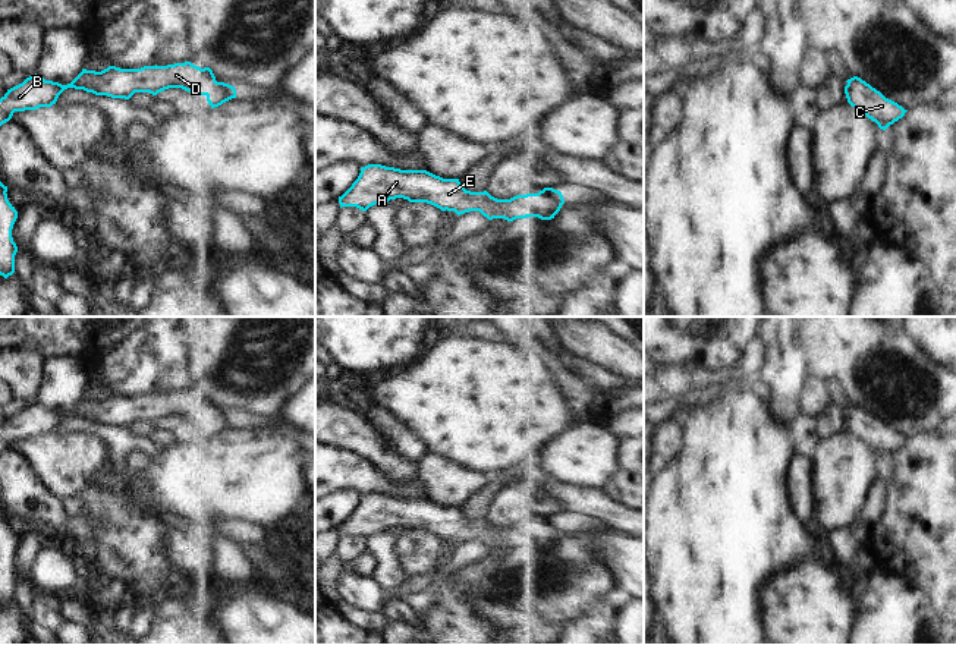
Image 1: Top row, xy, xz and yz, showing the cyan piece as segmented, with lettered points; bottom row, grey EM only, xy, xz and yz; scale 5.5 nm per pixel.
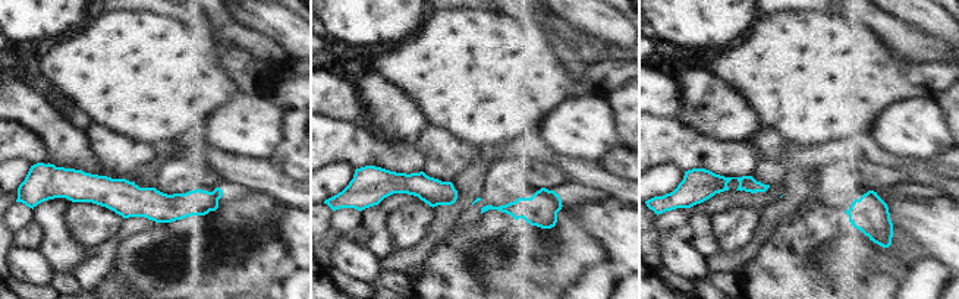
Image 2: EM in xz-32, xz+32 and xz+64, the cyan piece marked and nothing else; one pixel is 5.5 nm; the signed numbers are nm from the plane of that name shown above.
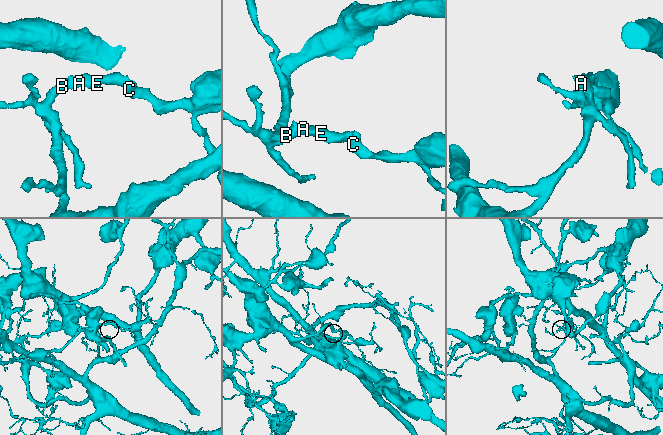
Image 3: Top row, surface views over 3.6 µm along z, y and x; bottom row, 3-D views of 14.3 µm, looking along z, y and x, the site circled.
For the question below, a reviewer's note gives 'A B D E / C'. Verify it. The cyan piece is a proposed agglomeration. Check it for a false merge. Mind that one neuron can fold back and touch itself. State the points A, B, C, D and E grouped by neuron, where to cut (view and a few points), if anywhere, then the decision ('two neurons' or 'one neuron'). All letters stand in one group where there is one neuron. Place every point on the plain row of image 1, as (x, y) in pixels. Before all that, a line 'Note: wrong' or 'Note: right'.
Note: wrong
A B C D E; no cut; one neuron

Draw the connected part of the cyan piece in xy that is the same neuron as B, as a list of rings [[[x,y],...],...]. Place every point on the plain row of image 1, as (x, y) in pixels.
[[[191,390],[141,397],[109,394],[101,400],[82,397],[67,413],[45,409],[35,402],[7,418],[0,427],[0,454],[9,450],[15,440],[51,435],[67,416],[125,428],[129,428],[135,421],[157,424],[169,416],[182,416],[194,424],[205,424],[211,437],[236,427],[235,415],[217,410],[210,396],[201,397]]]

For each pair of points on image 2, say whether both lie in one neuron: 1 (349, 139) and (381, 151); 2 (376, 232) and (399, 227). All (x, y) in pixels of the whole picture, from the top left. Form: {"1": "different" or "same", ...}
{"1": "same", "2": "different"}

